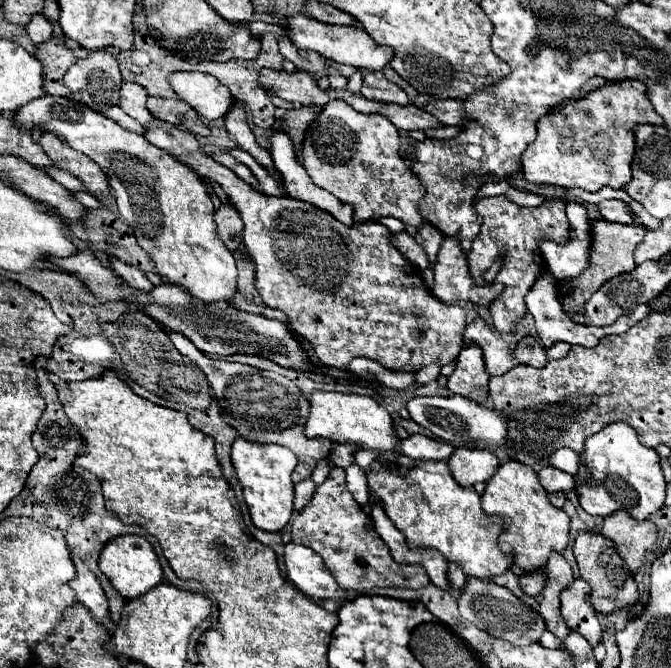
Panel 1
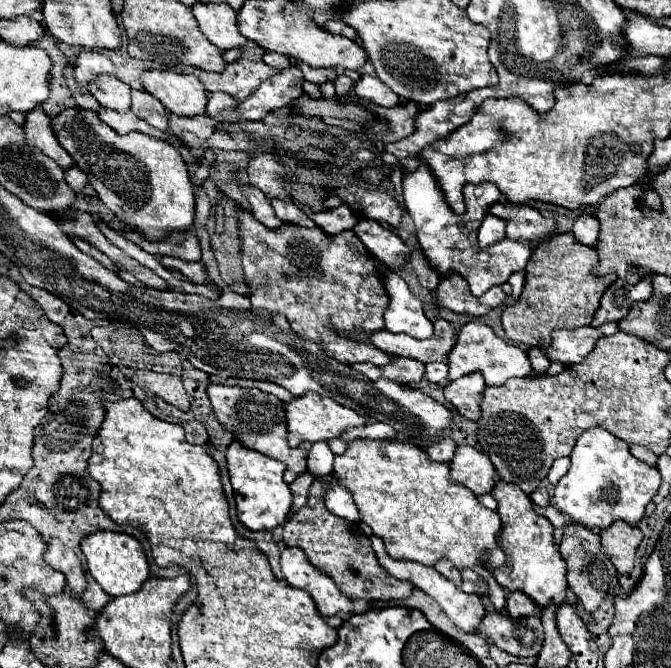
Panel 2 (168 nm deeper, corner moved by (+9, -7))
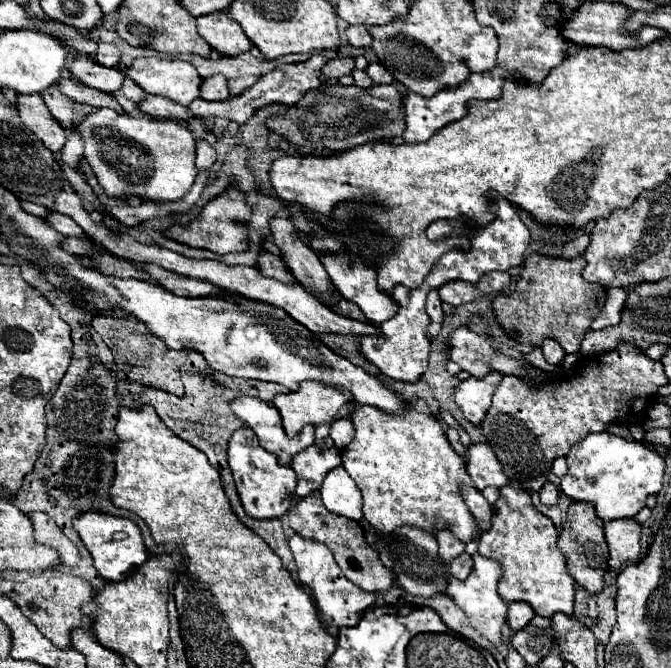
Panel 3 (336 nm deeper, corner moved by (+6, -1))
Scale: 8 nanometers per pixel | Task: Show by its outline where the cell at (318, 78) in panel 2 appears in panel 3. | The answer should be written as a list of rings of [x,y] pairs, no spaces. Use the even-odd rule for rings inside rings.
[[[335,58],[335,60],[329,60],[323,70],[321,70],[321,76],[323,78],[341,78],[345,74],[351,74],[353,72],[353,60],[351,58]]]

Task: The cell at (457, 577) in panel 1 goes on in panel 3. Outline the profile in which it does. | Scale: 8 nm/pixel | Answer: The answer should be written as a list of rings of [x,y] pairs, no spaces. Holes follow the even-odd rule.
[[[441,530],[437,534],[437,542],[439,542],[439,554],[445,564],[449,564],[453,558],[457,558],[459,554],[465,552],[465,544],[461,540],[457,540],[449,530]]]

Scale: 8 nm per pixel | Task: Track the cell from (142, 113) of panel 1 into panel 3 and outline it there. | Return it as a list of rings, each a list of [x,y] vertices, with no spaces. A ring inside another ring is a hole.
[[[85,56],[75,58],[69,70],[83,84],[87,84],[91,88],[97,88],[101,92],[109,92],[109,94],[119,90],[123,86],[123,80],[125,80],[125,74],[119,68],[101,66],[93,58],[85,58]]]

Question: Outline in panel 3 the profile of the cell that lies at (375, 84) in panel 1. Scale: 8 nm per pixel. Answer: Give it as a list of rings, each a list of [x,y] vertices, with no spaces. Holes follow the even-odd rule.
[[[369,62],[369,66],[367,66],[365,72],[367,72],[369,78],[373,80],[373,84],[391,84],[391,82],[393,82],[391,74],[389,74],[379,62]]]

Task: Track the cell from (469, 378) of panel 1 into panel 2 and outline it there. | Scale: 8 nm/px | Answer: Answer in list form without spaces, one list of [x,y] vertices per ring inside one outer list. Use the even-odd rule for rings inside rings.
[[[480,372],[466,374],[464,378],[458,378],[450,382],[444,388],[446,400],[456,408],[458,414],[462,414],[468,420],[478,422],[480,420],[480,402],[484,398],[484,380]]]

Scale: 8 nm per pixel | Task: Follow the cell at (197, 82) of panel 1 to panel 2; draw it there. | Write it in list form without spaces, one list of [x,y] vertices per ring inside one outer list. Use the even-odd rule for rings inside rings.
[[[170,70],[142,72],[142,84],[148,94],[162,102],[162,106],[178,116],[198,116],[206,112],[206,90],[198,76],[176,74]]]

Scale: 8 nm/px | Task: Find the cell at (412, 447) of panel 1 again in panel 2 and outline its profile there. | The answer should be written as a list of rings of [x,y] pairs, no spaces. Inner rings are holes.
[[[446,436],[446,438],[442,438],[440,442],[432,444],[426,452],[428,452],[428,456],[430,456],[432,460],[438,460],[438,462],[452,462],[452,458],[454,458],[454,450],[456,450],[454,440]]]

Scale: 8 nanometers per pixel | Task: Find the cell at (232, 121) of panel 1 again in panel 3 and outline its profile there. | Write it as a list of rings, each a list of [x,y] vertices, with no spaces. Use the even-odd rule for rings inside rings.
[[[209,76],[201,84],[201,98],[205,100],[227,100],[229,98],[229,88],[225,76]]]

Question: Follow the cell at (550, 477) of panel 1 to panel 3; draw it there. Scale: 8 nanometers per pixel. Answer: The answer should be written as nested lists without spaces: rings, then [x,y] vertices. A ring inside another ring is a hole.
[[[547,482],[539,494],[541,494],[543,504],[557,504],[557,500],[559,500],[559,488],[551,482]]]

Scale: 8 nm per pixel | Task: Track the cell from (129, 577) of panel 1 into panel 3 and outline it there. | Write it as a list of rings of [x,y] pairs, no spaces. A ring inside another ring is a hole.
[[[87,512],[75,518],[73,526],[79,532],[85,548],[93,556],[97,572],[109,582],[121,582],[129,578],[147,560],[147,548],[143,544],[141,530],[137,528],[137,524],[133,524],[127,518],[119,518],[103,512]]]

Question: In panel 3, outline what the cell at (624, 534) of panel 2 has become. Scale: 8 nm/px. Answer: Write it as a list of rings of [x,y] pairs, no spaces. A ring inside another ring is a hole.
[[[621,518],[605,524],[605,538],[609,544],[609,566],[621,570],[625,564],[639,560],[641,524],[637,520]]]

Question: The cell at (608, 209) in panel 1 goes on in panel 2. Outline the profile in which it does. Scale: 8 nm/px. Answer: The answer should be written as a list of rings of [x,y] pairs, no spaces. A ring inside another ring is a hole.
[[[580,216],[572,226],[572,234],[580,244],[594,246],[598,238],[598,220],[594,220],[594,216]]]

